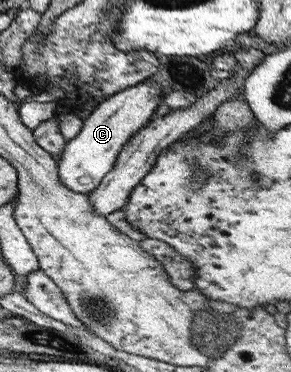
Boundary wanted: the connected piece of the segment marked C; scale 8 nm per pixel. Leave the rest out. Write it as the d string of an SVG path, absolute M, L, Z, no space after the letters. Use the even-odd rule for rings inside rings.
M144 80L108 95L108 98L97 104L88 116L81 120L78 134L64 144L57 163L58 180L66 188L78 194L87 194L98 186L102 177L112 168L114 161L128 139L146 126L158 105L163 103L164 92L160 84Z

